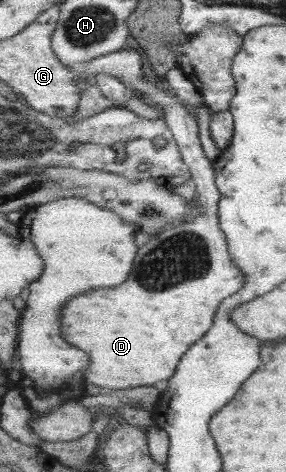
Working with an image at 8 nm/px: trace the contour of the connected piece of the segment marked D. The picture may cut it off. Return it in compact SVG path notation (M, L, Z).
M120 50L116 53L110 53L105 56L97 57L92 61L87 62L86 72L82 72L81 74L77 73L77 70L74 69L74 73L76 77L80 75L86 77L89 80L92 80L93 77L97 76L101 73L109 73L114 77L118 77L118 79L125 82L129 88L135 90L140 98L143 98L145 102L159 108L164 113L164 118L166 123L169 125L169 128L172 130L173 136L177 138L177 146L181 149L181 154L183 155L184 161L186 165L189 165L190 171L193 174L192 182L194 187L196 187L196 193L198 193L198 199L195 200L198 205L197 215L191 219L191 221L183 222L182 224L178 224L175 228L169 228L164 232L160 233L160 235L156 234L152 236L151 240L140 247L140 253L138 253L138 261L134 263L134 273L130 273L130 277L128 277L128 281L126 281L126 285L122 283L122 285L118 285L118 287L114 287L114 289L96 289L96 291L90 291L90 293L84 293L84 295L78 295L78 297L73 297L63 309L63 320L62 320L62 333L64 333L64 337L72 343L72 345L76 345L78 349L82 347L82 351L86 351L88 355L90 355L90 369L86 371L86 381L88 383L92 383L99 388L108 388L114 390L128 389L130 387L140 387L140 386L156 386L159 382L164 380L170 380L174 377L176 373L176 369L178 369L178 364L182 357L185 356L185 353L189 350L190 347L194 345L198 340L202 339L202 337L206 336L210 332L210 328L214 326L214 320L217 316L217 312L220 309L220 304L227 297L235 296L238 291L243 288L245 285L246 274L242 272L238 265L234 265L233 258L230 257L229 251L229 241L227 240L226 234L222 232L221 225L219 222L219 206L220 201L222 199L222 193L217 187L217 177L215 174L215 167L213 161L205 154L205 149L203 148L199 123L197 117L190 110L187 110L183 107L183 105L179 102L179 99L170 93L168 89L164 89L162 86L163 82L152 82L146 79L146 75L142 72L142 57L140 57L140 53L138 51L131 50Z

